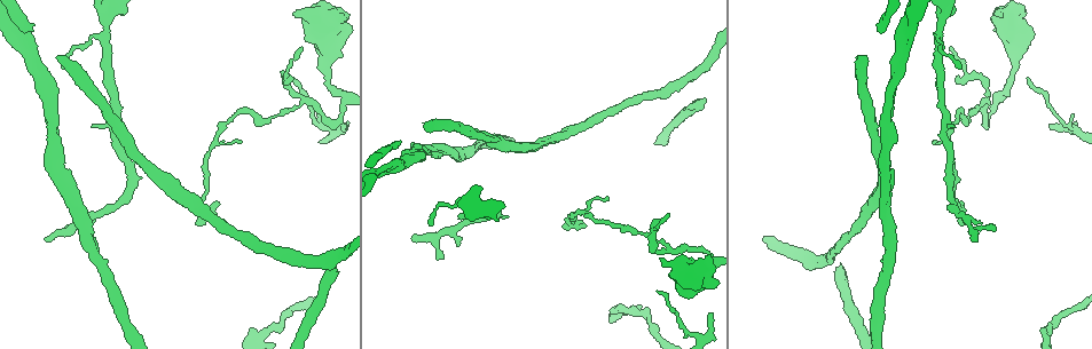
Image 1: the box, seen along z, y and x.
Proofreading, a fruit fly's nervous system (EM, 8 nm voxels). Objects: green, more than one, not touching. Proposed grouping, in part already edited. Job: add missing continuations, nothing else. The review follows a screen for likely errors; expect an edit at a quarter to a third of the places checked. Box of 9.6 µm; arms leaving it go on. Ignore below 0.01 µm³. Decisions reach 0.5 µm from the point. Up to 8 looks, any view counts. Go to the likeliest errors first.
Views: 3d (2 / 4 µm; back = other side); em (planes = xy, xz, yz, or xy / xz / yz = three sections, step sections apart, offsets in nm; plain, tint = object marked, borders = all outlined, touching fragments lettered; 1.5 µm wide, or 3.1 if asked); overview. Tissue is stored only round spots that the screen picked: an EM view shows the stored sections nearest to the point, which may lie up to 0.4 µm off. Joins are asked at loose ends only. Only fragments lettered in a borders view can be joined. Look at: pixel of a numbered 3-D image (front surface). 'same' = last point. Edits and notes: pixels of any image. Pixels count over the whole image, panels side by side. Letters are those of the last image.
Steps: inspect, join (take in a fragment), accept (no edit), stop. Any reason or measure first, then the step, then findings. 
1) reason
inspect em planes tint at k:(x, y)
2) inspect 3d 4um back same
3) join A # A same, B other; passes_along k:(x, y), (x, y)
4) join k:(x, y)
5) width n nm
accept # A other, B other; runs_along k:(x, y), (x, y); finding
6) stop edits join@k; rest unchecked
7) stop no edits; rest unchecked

long arm stops here
inspect 3d 4um back at 1:(877, 24)

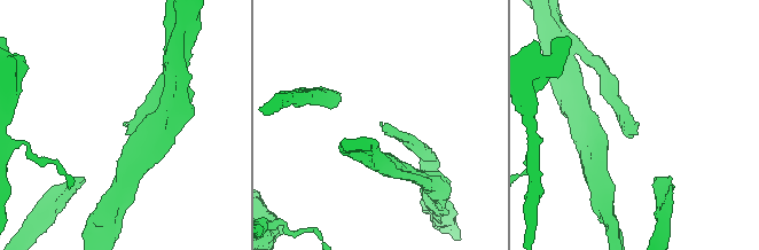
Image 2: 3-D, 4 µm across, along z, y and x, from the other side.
inspect em xz step 4 borders at 2:(123, 123)

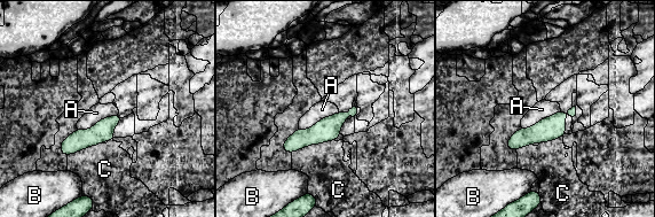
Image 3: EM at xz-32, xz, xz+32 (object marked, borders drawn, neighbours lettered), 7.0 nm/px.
another direction
inspect em planes borders same

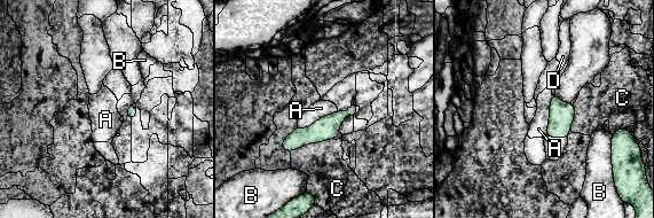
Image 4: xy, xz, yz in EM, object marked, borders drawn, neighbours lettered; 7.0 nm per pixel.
accept # A other, B other, C other, D other; border 4:(556, 93), (562, 101), (570, 102); none of them fits

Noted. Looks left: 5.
inspect em planes tint at 1:(935, 141)

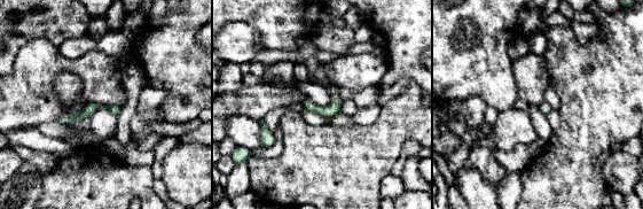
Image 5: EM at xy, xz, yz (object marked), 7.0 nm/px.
what lies round it
inspect em planes borders same

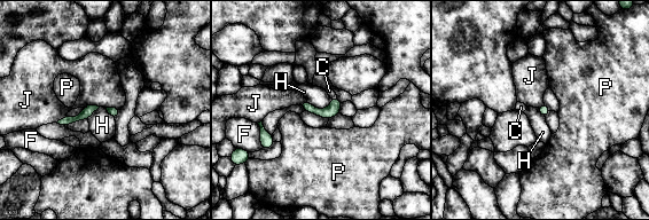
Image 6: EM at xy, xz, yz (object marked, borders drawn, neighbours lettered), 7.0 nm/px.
accept # C other, F other, H other, J other, P other; runs_along 6:(94, 108), (78, 118), (62, 122); none of them fits

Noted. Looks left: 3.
an open end
inspect 3d 4um at 1:(994, 229)

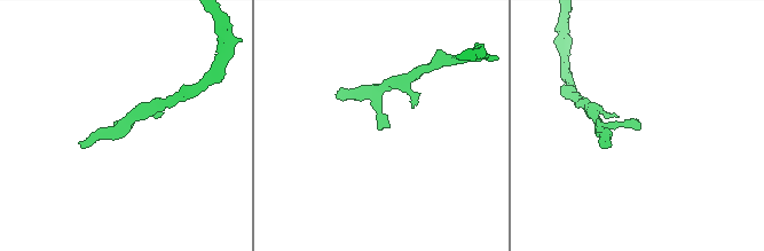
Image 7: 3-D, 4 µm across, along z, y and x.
inspect em planes borders at 7:(378, 129)

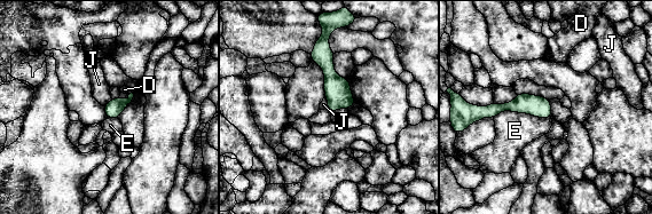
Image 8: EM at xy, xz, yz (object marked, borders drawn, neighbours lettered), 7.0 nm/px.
accept # D other, E other, J other; border 8:(111, 98), (104, 104); none of them fits

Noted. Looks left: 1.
free end
inspect em planes borders at 1:(565, 225)

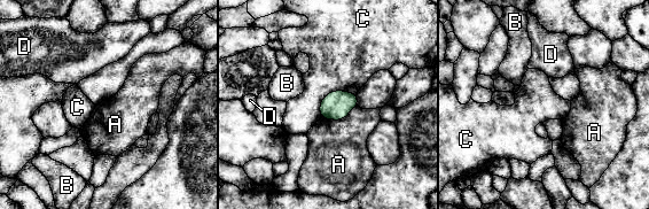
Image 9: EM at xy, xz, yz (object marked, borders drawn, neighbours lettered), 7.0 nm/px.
accept # A other, B other, C other, D other; border 9:(343, 90), (322, 99), (320, 117); no lettered fragment goes on from it

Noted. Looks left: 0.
stop no edits; rest unchecked

